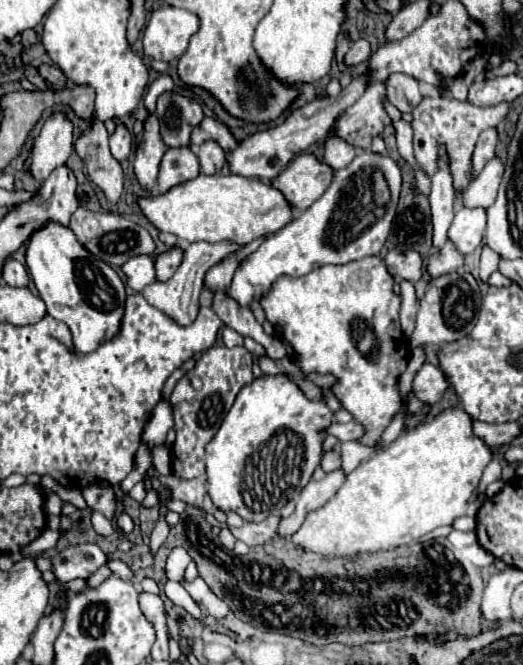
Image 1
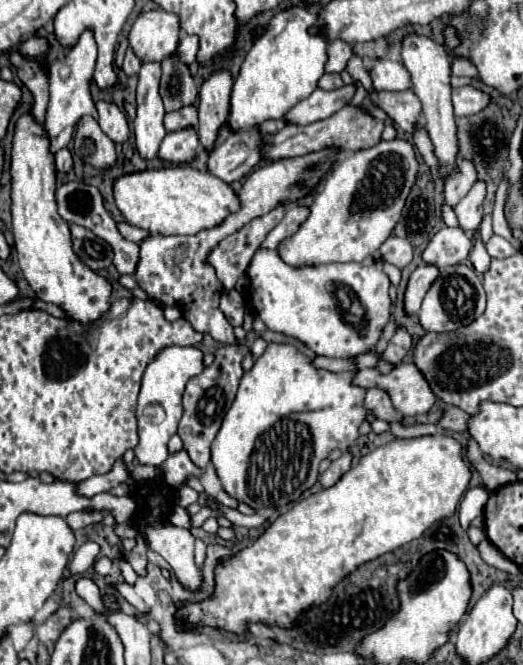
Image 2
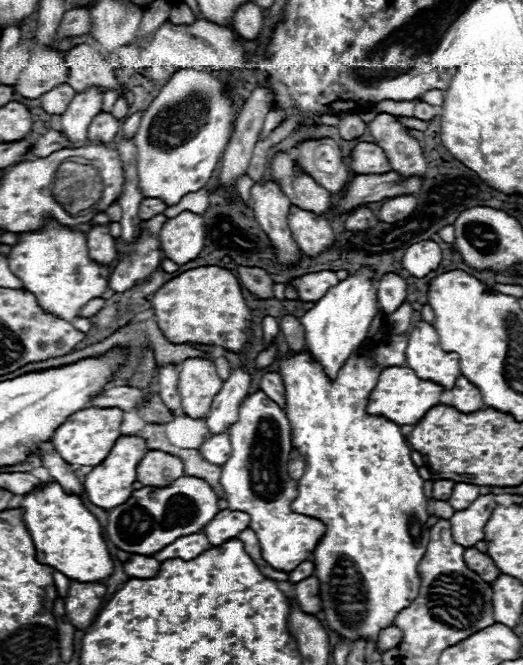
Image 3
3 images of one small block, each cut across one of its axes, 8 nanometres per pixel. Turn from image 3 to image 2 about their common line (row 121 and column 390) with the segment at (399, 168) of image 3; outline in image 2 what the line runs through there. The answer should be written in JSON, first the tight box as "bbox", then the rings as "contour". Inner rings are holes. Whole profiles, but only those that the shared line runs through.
{"bbox":[352,362,436,416],"contour":[[[402,362],[400,366],[394,366],[394,370],[386,376],[382,376],[376,368],[358,370],[352,378],[352,384],[360,388],[376,386],[386,390],[394,408],[402,416],[426,414],[436,402],[428,380],[412,362]]]}

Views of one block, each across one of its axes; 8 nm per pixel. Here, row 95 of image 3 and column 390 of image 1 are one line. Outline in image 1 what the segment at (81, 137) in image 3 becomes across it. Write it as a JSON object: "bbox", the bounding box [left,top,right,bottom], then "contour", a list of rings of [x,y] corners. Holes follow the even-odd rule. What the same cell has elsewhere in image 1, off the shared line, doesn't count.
{"bbox":[386,74,422,112],"contour":[[[390,74],[386,84],[388,84],[386,96],[400,112],[412,112],[420,104],[422,94],[420,94],[418,82],[412,76]]]}

